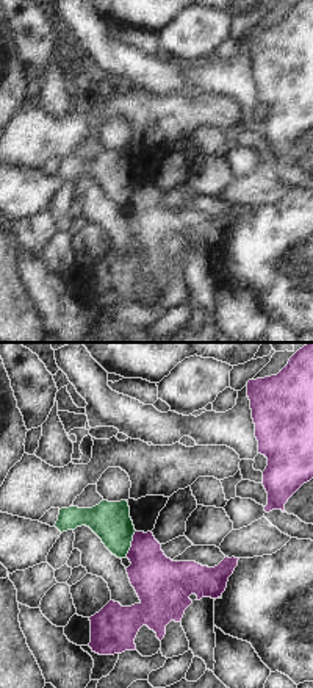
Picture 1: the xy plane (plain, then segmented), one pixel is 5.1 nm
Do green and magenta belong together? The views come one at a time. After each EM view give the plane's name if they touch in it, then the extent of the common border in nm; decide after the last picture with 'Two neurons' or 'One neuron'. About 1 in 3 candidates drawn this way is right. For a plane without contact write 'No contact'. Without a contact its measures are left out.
Touches green in xy. Shared border 150 nm

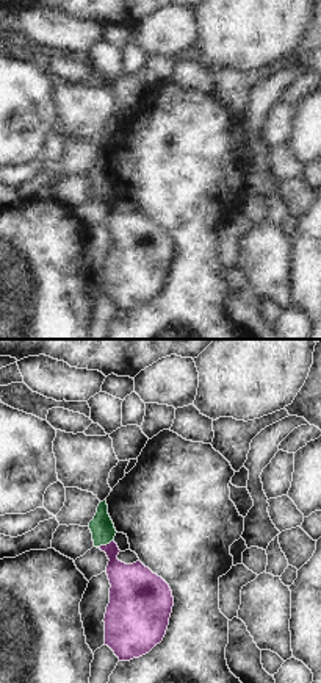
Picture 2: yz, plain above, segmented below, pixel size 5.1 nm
Touches green in yz. Shared border 100 nm

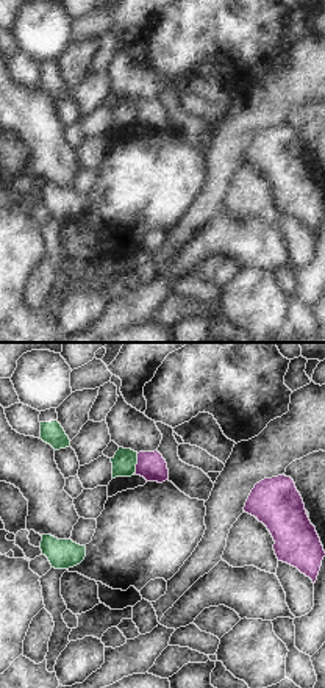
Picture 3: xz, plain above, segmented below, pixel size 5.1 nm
Touches green in xz. Shared border 110 nm

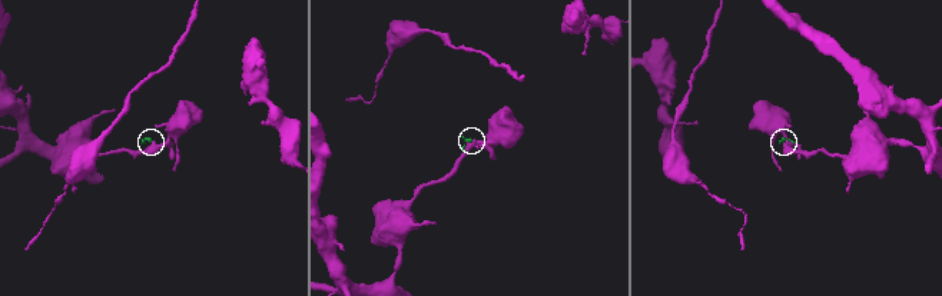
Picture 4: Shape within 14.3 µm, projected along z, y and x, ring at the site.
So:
Two neurons

